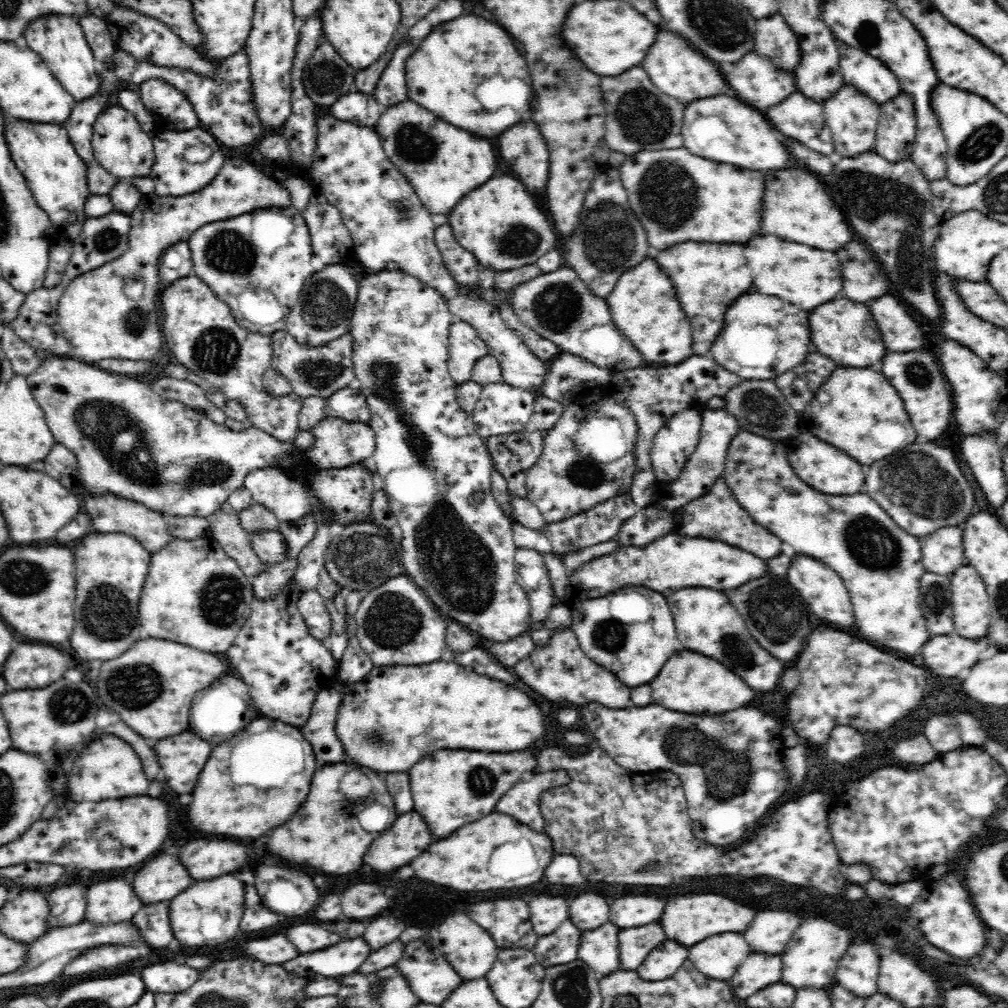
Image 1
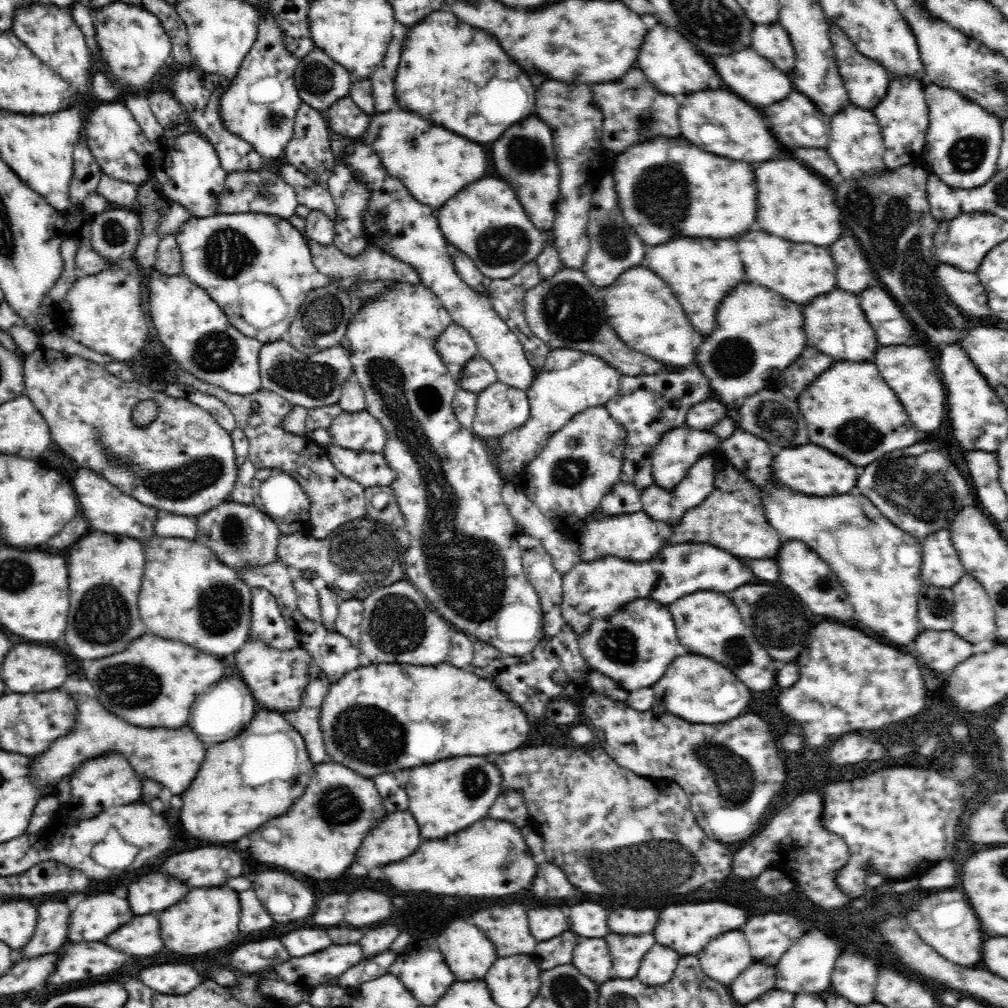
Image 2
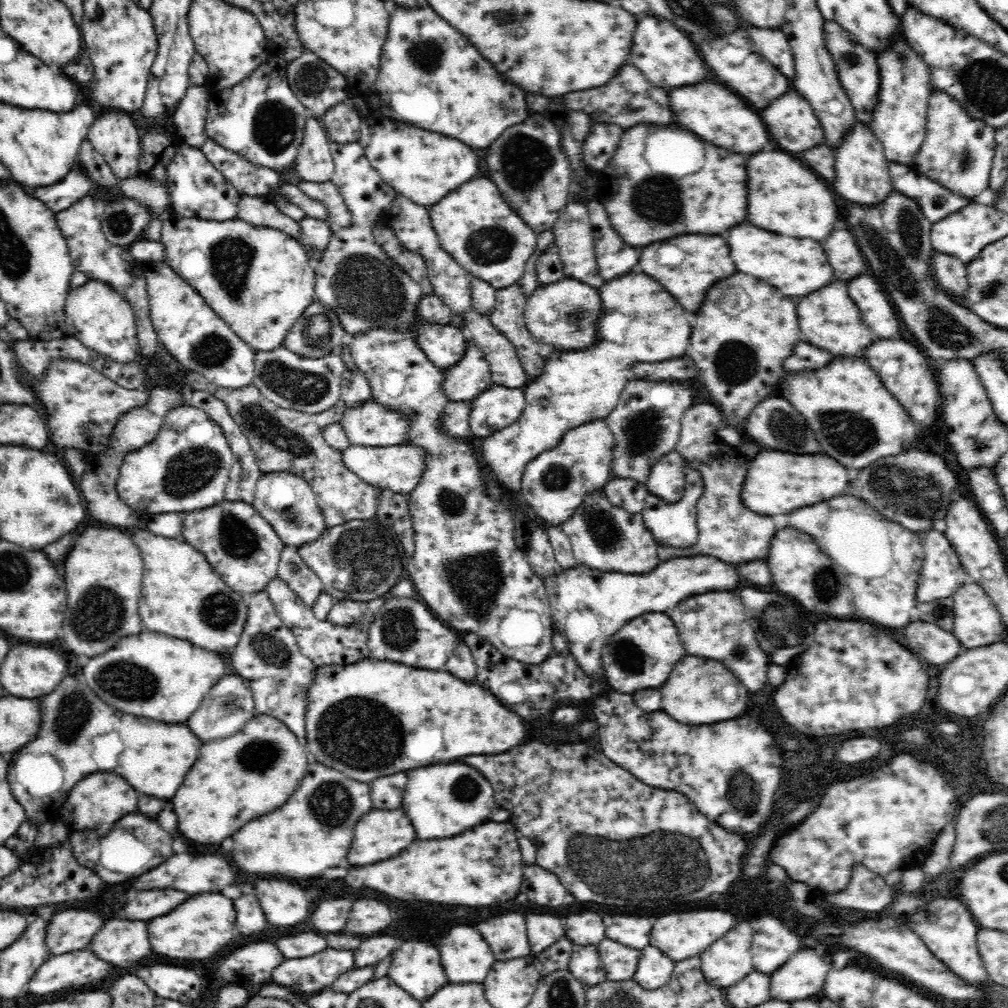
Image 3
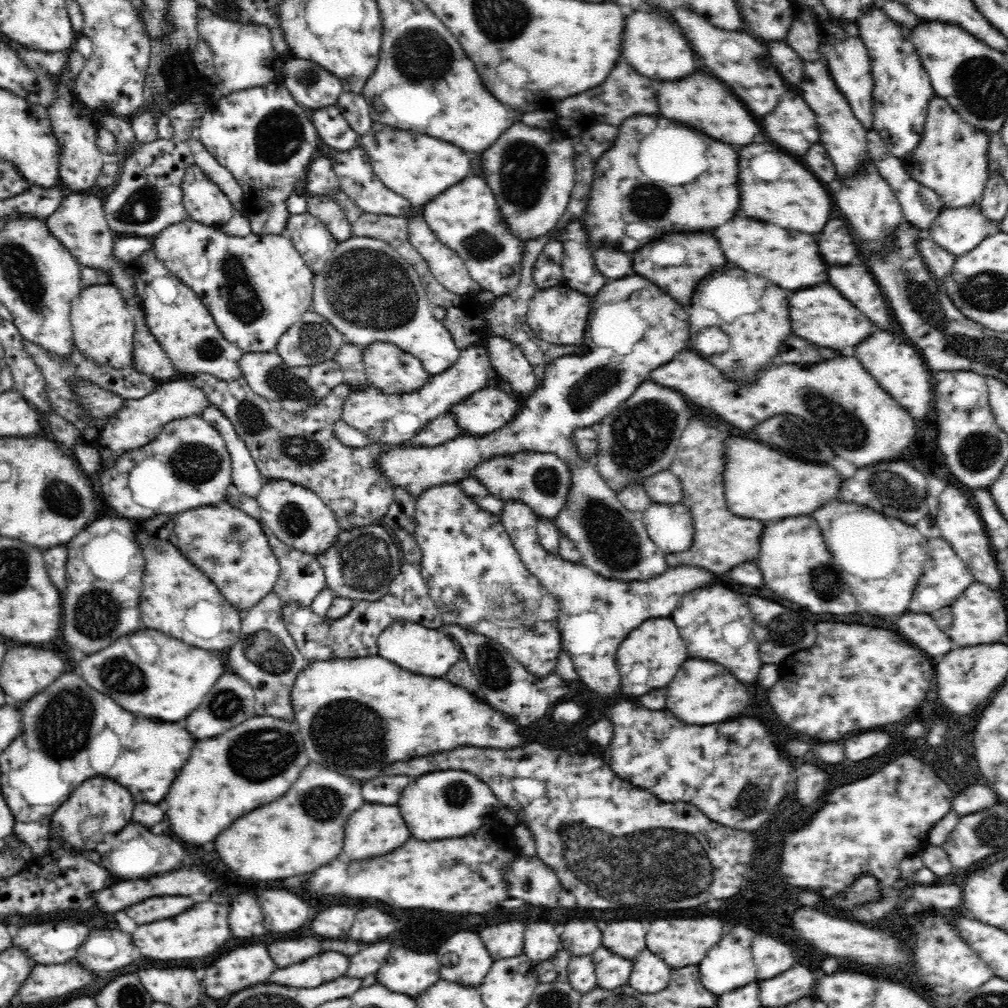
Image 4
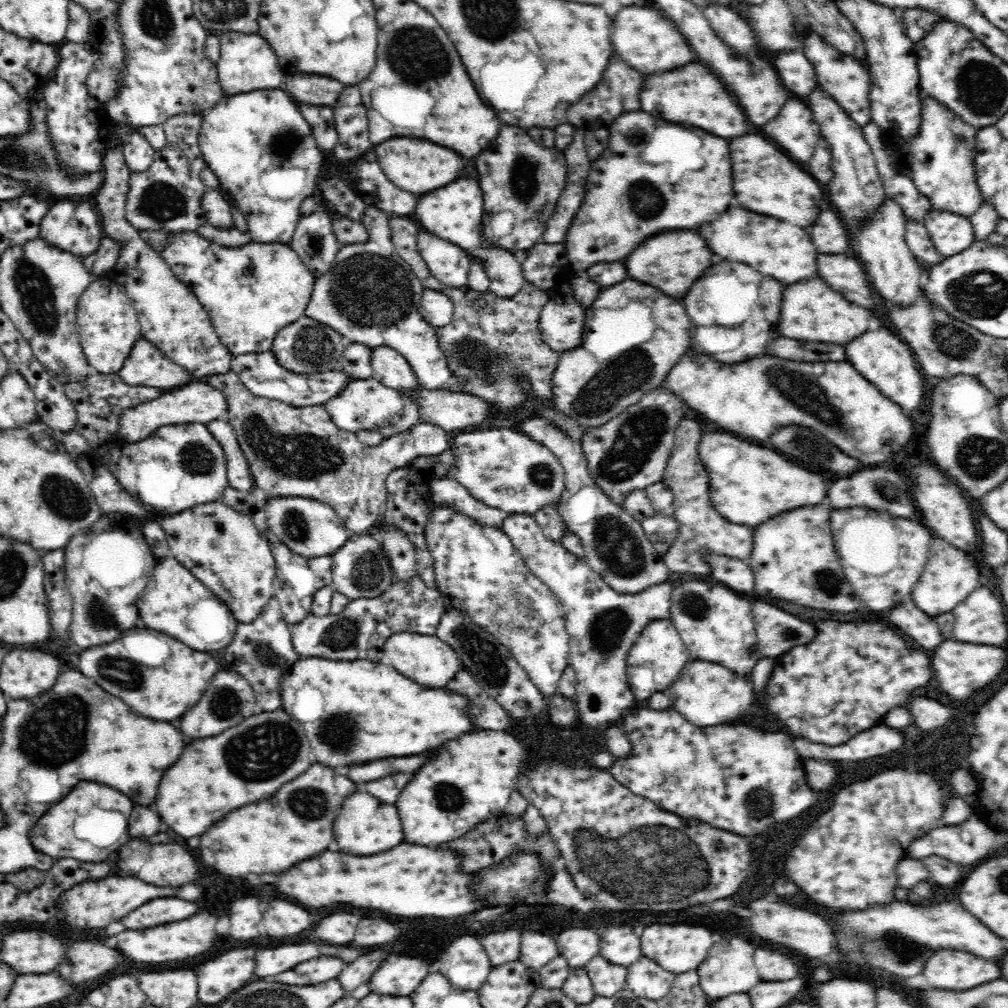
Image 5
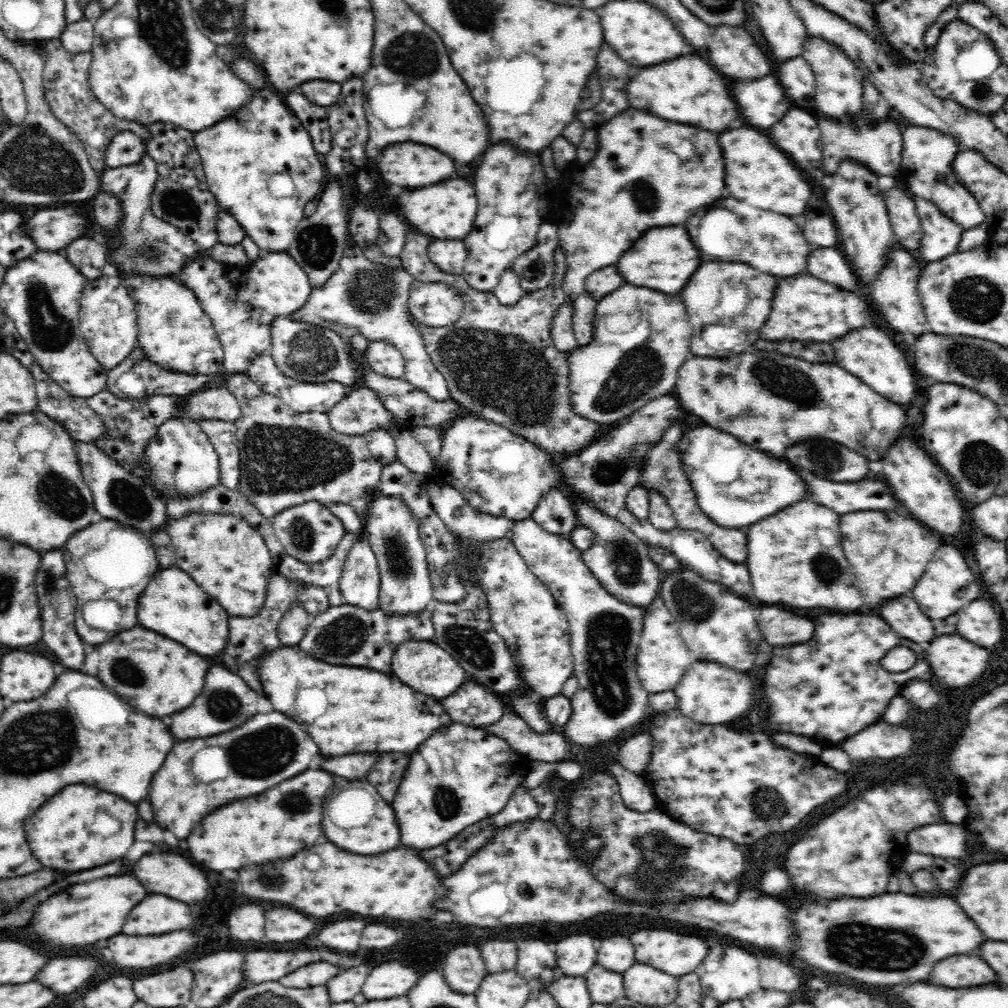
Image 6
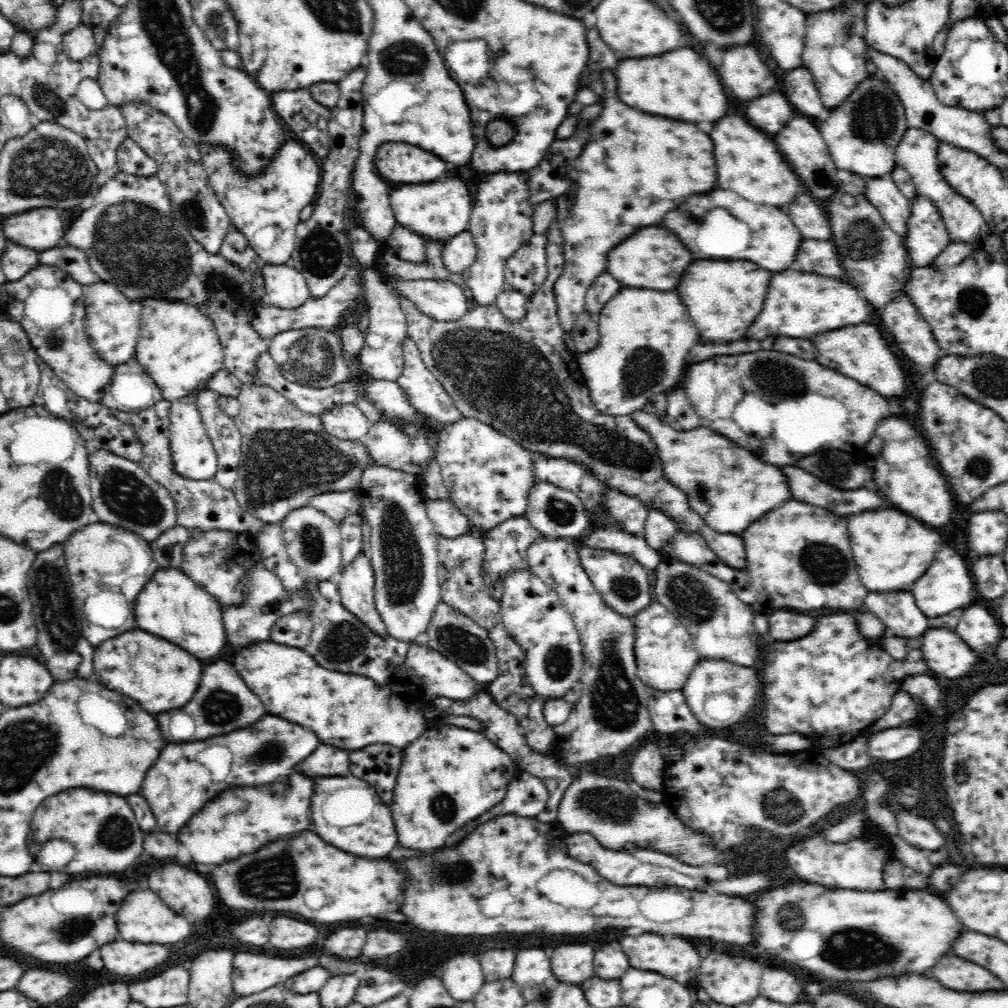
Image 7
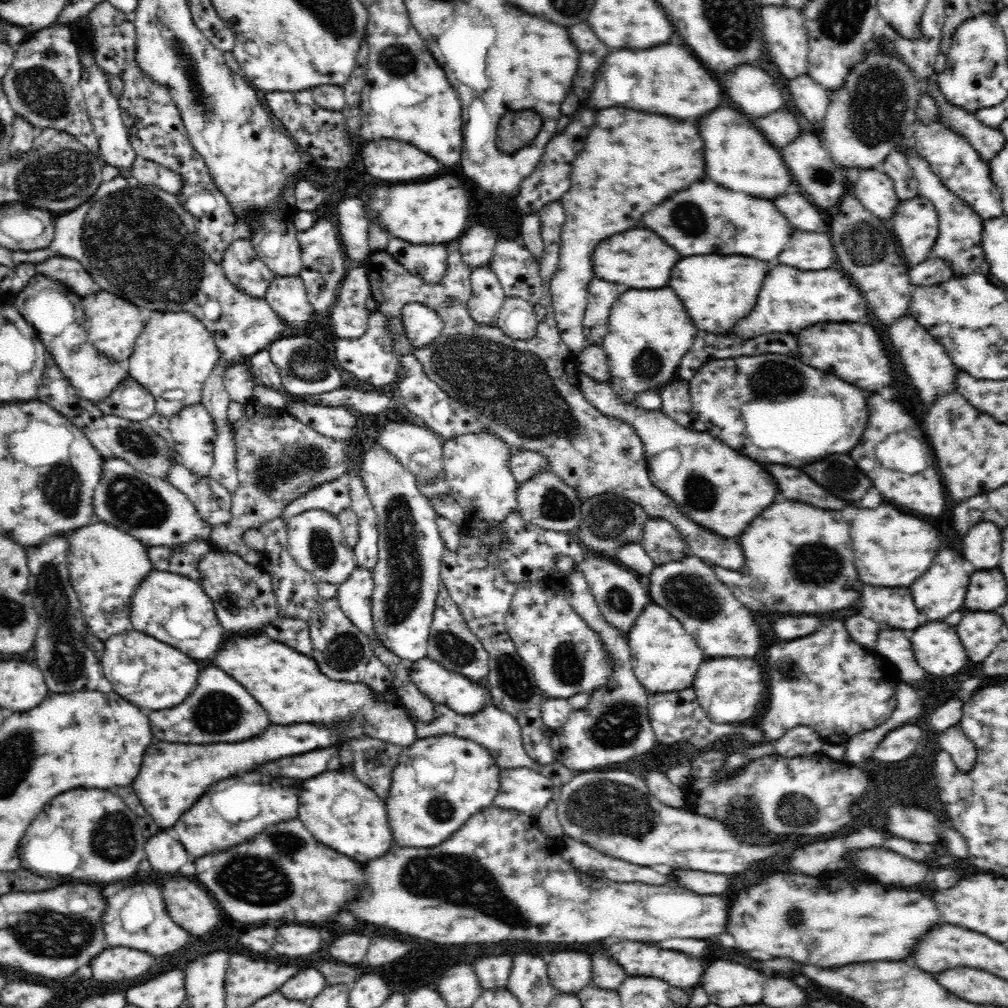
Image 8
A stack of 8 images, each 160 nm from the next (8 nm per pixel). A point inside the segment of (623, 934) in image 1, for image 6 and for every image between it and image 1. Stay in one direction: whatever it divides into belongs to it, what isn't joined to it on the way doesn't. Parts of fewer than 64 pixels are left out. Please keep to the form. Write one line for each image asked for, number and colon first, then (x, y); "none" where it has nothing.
2: (627, 952)
3: (620, 963)
4: (612, 971)
5: (607, 979)
6: (604, 986)

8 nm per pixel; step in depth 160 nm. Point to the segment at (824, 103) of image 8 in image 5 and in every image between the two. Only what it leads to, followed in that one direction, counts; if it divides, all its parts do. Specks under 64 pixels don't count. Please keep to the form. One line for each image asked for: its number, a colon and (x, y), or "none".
5: (796, 72)
6: (797, 77)
7: (799, 86)

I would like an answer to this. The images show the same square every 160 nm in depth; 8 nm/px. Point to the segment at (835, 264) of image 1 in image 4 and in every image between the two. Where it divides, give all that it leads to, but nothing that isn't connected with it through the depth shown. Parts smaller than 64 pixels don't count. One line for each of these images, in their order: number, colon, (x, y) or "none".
2: (800, 272)
3: (796, 266)
4: (790, 259)

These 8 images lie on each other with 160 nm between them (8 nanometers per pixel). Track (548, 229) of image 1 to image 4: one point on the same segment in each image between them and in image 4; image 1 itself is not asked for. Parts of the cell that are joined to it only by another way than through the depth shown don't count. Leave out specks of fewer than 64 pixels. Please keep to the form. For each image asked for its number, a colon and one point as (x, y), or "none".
2: (485, 221)
3: (474, 225)
4: (465, 218)

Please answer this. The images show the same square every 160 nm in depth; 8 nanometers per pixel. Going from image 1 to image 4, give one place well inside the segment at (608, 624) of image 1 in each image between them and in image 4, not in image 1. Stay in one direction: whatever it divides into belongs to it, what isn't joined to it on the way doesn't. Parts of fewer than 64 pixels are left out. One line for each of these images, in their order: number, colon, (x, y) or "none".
2: (634, 647)
3: (644, 652)
4: (656, 644)

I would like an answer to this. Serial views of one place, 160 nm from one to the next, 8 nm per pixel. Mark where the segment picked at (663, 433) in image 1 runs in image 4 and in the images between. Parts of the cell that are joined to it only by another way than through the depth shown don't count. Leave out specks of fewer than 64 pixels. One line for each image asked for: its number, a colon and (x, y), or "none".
2: (679, 449)
3: (666, 480)
4: (663, 487)

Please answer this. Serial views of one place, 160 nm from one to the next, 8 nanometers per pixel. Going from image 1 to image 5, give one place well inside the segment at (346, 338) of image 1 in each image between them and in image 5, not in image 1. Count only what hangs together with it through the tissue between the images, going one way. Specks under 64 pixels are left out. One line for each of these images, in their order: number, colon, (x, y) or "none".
2: (313, 381)
3: (294, 382)
4: (296, 388)
5: (261, 372)

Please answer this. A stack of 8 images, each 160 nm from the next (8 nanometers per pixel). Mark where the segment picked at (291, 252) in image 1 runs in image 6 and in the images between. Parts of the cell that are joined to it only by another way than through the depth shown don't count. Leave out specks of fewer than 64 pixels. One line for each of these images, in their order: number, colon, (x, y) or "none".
2: (248, 263)
3: (259, 280)
4: (256, 287)
5: (250, 292)
6: (241, 302)

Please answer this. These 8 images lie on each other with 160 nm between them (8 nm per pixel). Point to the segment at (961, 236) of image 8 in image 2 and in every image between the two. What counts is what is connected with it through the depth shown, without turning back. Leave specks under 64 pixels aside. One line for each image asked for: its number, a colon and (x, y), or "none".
2: (962, 145)
3: (958, 151)
4: (951, 159)
5: (940, 160)
6: (927, 159)
7: (917, 153)

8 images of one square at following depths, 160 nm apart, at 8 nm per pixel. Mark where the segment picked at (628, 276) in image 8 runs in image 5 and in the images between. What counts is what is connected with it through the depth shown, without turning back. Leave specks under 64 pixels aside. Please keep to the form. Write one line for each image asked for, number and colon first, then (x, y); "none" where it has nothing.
5: (673, 261)
6: (665, 258)
7: (652, 258)

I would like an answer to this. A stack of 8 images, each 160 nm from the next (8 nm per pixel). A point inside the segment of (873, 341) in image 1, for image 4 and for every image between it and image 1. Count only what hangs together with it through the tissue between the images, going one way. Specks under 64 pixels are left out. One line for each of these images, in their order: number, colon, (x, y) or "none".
2: (831, 320)
3: (828, 317)
4: (821, 314)

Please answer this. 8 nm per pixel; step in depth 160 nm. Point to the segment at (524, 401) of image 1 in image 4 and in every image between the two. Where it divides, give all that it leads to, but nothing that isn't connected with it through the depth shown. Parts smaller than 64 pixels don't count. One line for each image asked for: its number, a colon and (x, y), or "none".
2: (500, 408)
3: (497, 407)
4: (484, 411)

